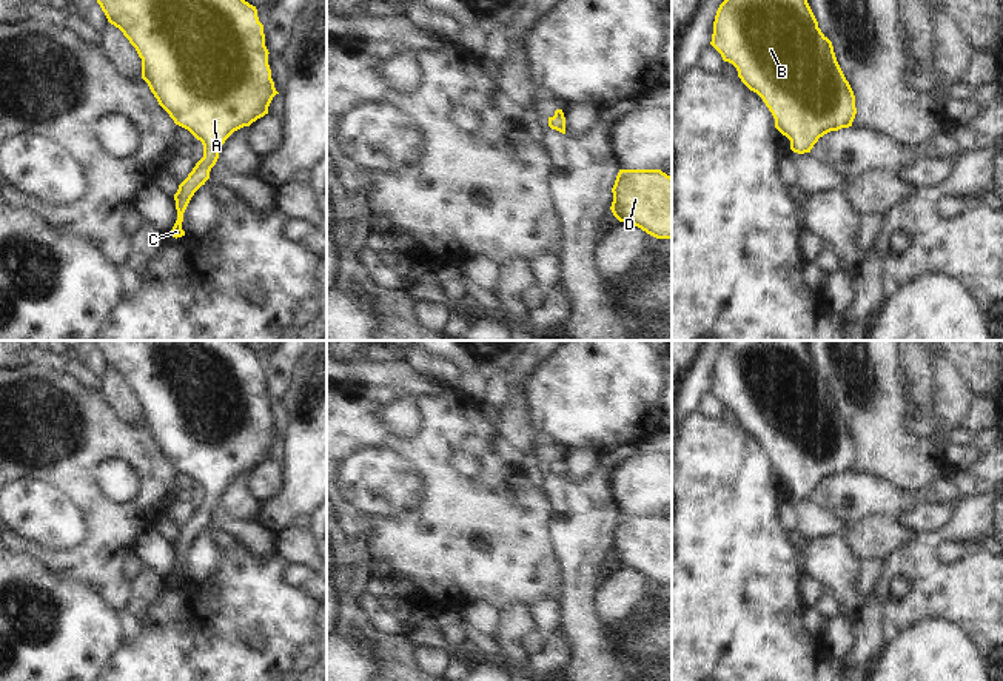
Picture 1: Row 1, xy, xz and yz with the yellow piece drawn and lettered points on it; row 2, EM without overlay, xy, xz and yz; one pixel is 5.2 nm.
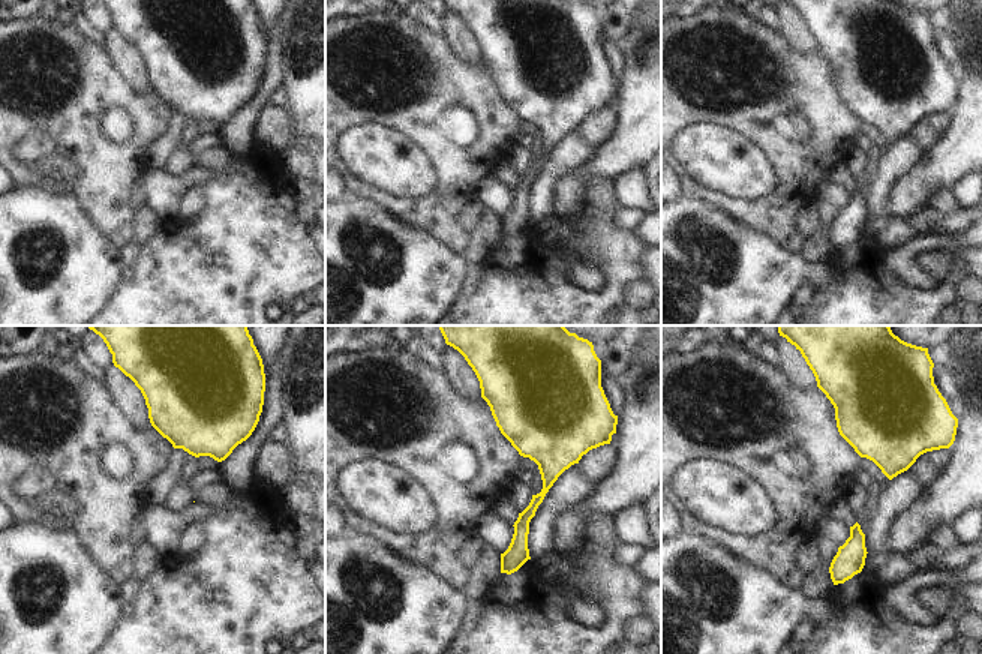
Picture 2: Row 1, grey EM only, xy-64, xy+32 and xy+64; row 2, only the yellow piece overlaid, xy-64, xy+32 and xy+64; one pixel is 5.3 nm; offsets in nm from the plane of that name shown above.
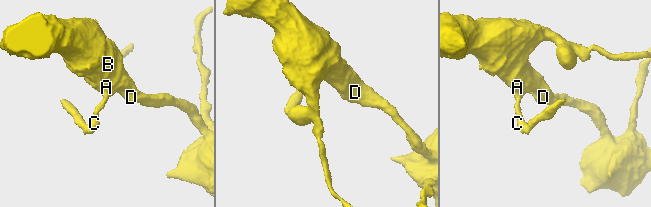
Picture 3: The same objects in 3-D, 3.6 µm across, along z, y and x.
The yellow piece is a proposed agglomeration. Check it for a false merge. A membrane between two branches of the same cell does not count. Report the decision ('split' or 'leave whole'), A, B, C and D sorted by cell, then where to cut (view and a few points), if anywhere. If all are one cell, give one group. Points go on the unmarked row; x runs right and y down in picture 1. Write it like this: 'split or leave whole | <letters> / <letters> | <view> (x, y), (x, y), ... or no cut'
leave whole | A B C D | no cut

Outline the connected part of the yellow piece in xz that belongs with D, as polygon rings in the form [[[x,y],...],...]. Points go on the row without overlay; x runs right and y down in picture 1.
[[[619,515],[612,558],[656,584],[672,585],[672,522],[661,515]]]

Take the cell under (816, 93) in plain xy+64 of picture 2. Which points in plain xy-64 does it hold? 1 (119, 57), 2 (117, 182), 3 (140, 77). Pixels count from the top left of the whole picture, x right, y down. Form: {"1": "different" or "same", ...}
{"1": "different", "2": "same", "3": "different"}

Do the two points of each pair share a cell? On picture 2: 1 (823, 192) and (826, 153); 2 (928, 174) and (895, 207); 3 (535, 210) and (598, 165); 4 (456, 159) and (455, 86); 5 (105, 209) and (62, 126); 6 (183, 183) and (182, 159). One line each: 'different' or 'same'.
1: different
2: same
3: different
4: same
5: same
6: different

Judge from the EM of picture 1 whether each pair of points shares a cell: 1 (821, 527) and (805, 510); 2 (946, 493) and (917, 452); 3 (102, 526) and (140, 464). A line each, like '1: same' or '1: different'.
1: same
2: different
3: same

